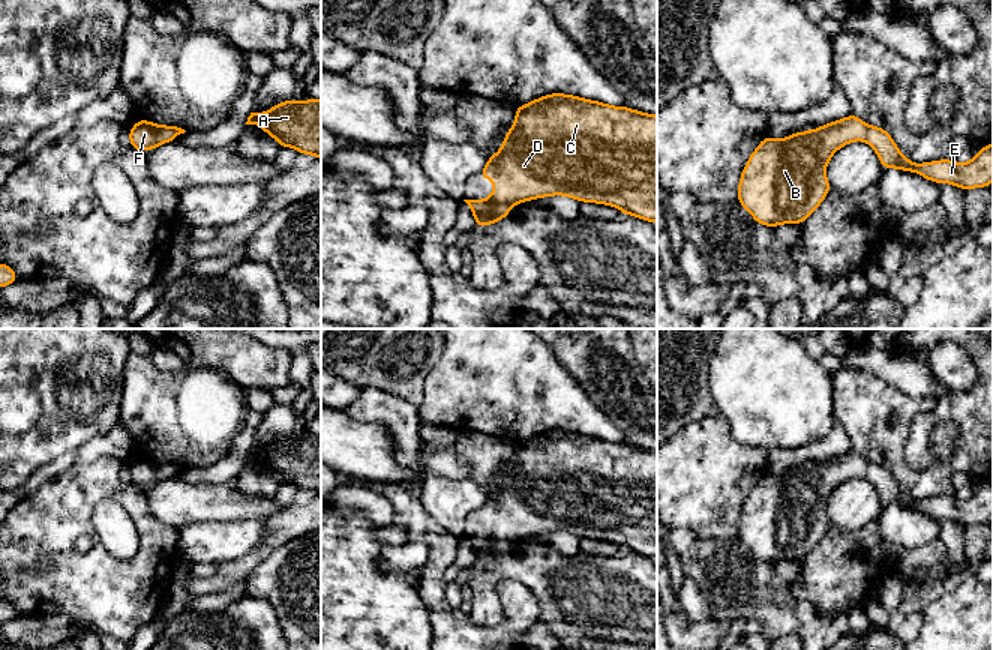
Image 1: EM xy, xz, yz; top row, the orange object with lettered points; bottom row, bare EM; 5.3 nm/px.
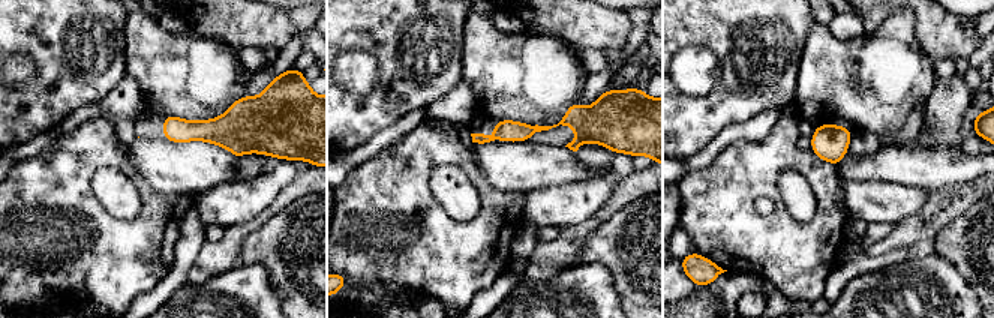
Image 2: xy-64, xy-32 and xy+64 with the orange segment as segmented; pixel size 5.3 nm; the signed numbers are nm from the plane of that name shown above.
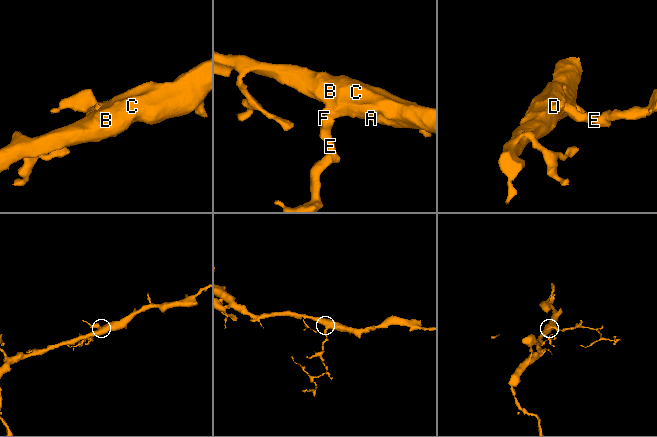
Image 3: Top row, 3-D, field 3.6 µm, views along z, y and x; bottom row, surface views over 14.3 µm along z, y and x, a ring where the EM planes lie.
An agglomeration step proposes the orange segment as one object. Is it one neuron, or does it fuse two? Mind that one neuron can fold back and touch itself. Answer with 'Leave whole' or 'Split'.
Leave whole

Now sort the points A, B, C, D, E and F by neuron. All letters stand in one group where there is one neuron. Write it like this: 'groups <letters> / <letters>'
groups A B C D E F

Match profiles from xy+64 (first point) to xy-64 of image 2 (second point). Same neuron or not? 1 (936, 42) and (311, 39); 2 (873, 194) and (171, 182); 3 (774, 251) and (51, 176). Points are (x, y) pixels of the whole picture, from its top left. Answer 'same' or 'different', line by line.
1: different
2: different
3: same

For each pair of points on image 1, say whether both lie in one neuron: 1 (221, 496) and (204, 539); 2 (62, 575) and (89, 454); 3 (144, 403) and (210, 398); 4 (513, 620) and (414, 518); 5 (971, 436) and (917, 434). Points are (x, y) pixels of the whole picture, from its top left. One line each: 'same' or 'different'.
1: different
2: different
3: same
4: same
5: same

